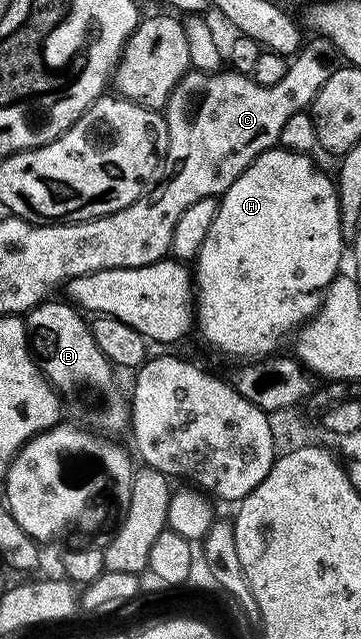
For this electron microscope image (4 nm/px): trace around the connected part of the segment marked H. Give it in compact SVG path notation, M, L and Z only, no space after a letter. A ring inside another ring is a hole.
M282 148L265 151L219 198L219 211L213 224L209 227L209 236L205 236L205 244L201 244L201 252L193 263L193 301L197 307L197 334L204 338L215 350L228 354L235 360L258 360L272 357L275 350L283 342L283 337L310 320L323 304L323 292L334 278L340 273L339 261L343 258L345 239L341 220L339 219L339 194L335 191L335 182L332 175L315 167L314 157L289 152Z

